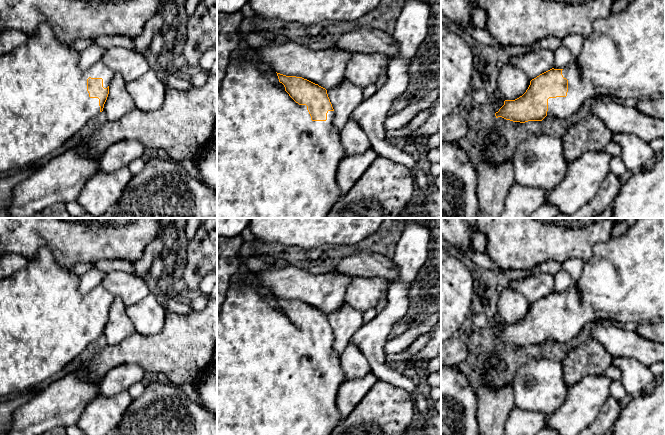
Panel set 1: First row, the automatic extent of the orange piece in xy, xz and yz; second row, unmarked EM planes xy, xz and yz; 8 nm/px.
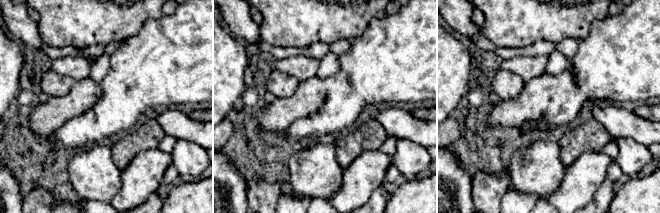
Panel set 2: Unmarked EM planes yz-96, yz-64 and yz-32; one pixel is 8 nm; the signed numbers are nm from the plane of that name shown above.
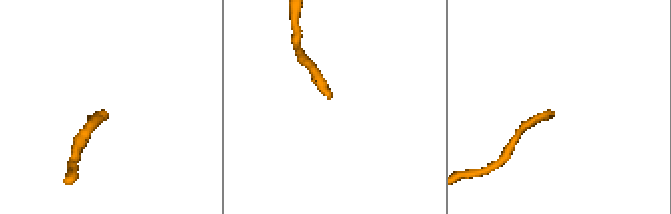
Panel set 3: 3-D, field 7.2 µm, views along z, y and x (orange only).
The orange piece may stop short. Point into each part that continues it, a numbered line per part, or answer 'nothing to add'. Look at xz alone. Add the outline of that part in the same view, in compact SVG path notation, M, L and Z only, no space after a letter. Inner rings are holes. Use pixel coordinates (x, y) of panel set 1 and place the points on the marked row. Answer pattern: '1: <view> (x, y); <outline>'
1: xz (273, 161); M233 55L230 60L225 77L217 89L217 218L326 218L333 205L342 197L340 188L336 181L337 169L341 161L345 158L345 150L341 143L340 134L333 125L334 111L328 111L326 121L312 121L306 105L299 105L289 94L271 83L264 72L259 70L254 60L247 60L245 57Z

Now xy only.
1: xy (44, 102); M42 23L38 33L33 36L28 36L27 42L23 46L17 47L7 54L0 55L0 174L15 172L32 166L60 148L67 140L75 136L90 120L96 118L100 113L99 99L89 97L87 79L89 77L102 78L103 87L107 88L114 75L115 72L102 60L96 62L89 70L81 70L79 68L79 52L74 50L71 44L61 43L48 23Z

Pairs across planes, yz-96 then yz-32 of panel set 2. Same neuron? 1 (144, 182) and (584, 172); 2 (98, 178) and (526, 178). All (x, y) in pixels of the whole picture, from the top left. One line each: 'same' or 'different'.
1: same
2: same

